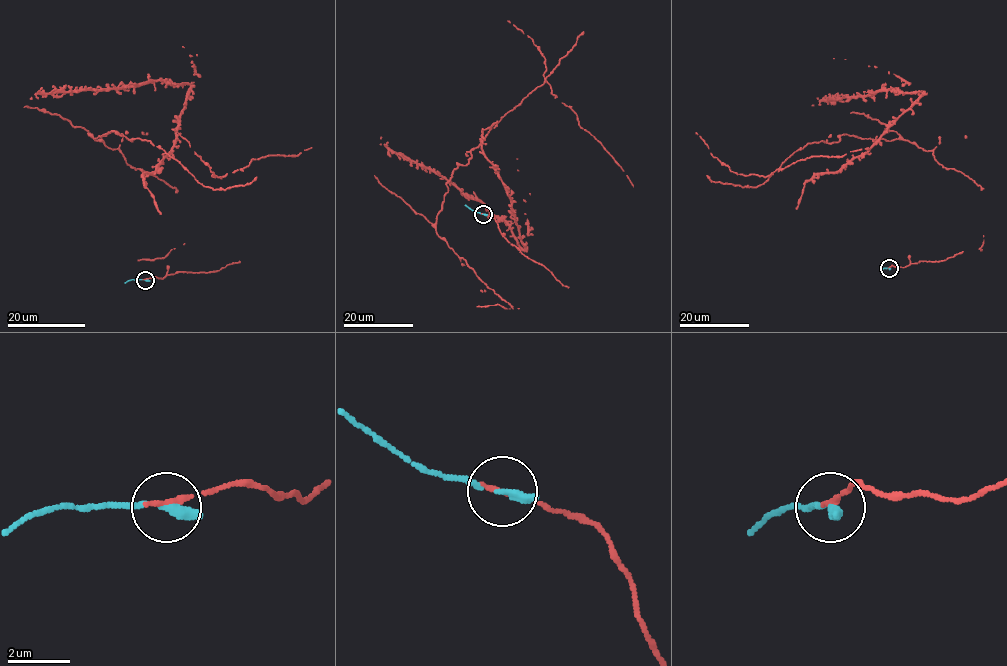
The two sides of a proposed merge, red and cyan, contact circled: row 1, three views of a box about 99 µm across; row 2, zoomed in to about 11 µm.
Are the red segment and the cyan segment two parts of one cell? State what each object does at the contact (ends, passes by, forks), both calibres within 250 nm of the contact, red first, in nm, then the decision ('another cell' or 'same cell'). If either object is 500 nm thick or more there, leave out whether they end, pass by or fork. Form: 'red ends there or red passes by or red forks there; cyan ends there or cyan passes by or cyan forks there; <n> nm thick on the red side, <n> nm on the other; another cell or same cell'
red ends there; cyan ends there; 200 nm thick on the red side, 320 nm on the other; same cell

